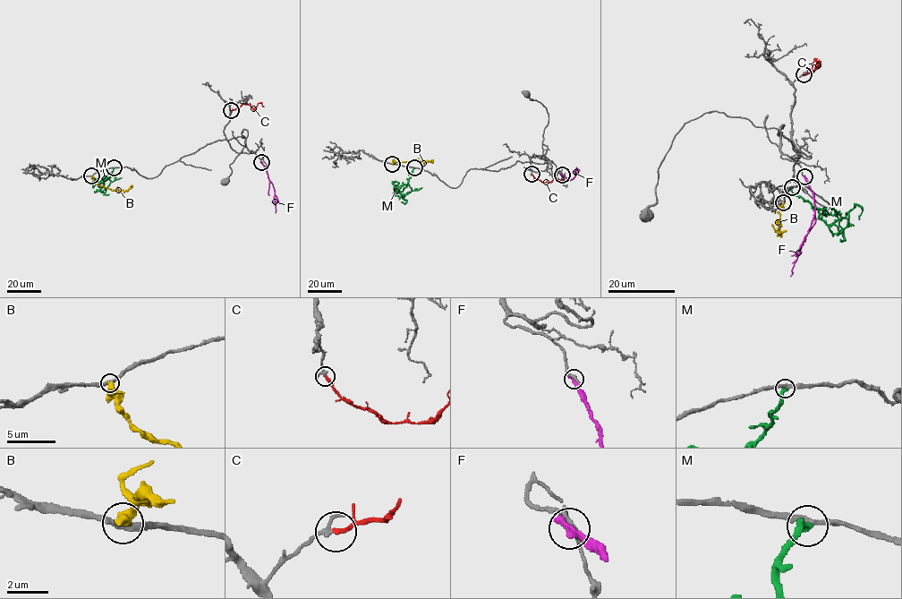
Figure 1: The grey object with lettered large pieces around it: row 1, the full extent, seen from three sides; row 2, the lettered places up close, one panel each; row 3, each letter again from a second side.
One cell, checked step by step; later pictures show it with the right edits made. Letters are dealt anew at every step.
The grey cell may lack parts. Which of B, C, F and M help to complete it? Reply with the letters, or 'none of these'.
C

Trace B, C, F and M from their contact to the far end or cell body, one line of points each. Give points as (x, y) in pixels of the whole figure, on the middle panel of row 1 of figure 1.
B: (392, 164), (431, 159)
C: (531, 174), (544, 183), (550, 182), (555, 178), (564, 181)
F: (562, 175), (571, 179), (574, 176), (576, 167)
M: (414, 168), (408, 182), (393, 193), (401, 196), (422, 187)

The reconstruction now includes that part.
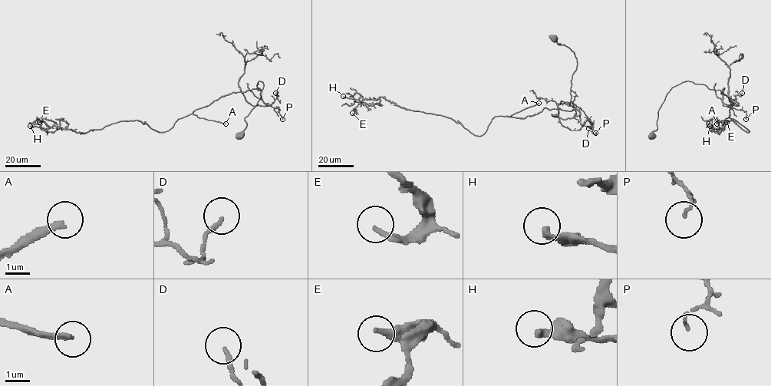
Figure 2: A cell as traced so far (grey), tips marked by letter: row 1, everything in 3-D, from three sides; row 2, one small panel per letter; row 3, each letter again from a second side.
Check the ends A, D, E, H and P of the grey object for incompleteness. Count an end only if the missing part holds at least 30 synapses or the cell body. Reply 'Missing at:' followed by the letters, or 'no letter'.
Missing at: A

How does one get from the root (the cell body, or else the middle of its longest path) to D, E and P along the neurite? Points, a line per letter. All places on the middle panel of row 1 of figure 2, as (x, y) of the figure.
D: (554, 38), (574, 54), (571, 102), (580, 113), (580, 123), (588, 119), (591, 122), (588, 128)
E: (554, 38), (576, 58), (572, 110), (495, 116), (481, 136), (382, 97), (363, 99), (352, 113)
P: (554, 38), (574, 54), (571, 102), (591, 120), (595, 133)

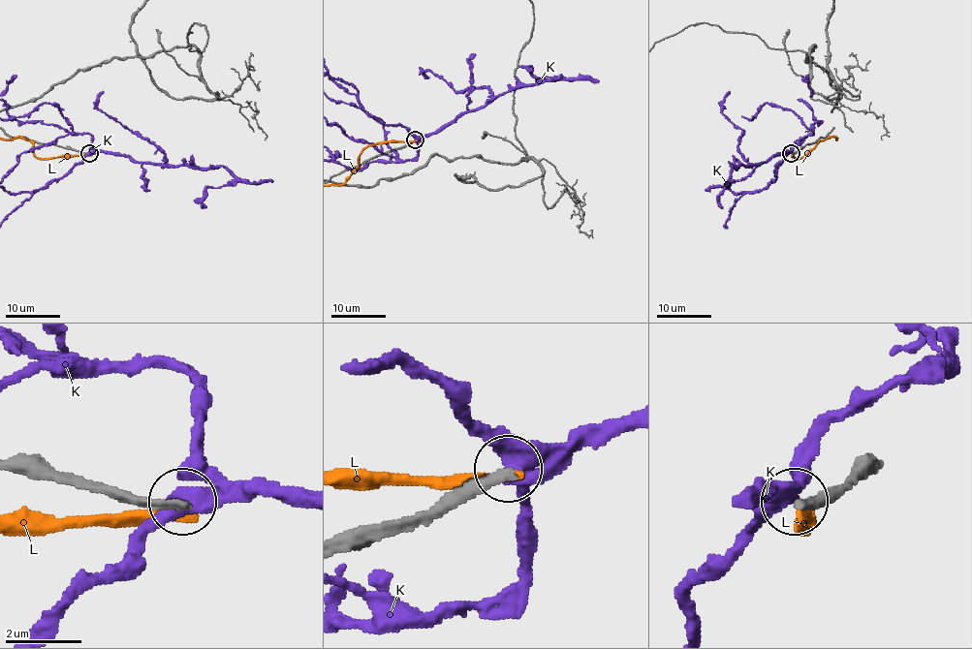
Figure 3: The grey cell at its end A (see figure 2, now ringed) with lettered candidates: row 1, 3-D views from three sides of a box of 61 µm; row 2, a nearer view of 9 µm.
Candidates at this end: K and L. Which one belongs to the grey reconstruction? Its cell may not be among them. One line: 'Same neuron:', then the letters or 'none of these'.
Same neuron: none of these

